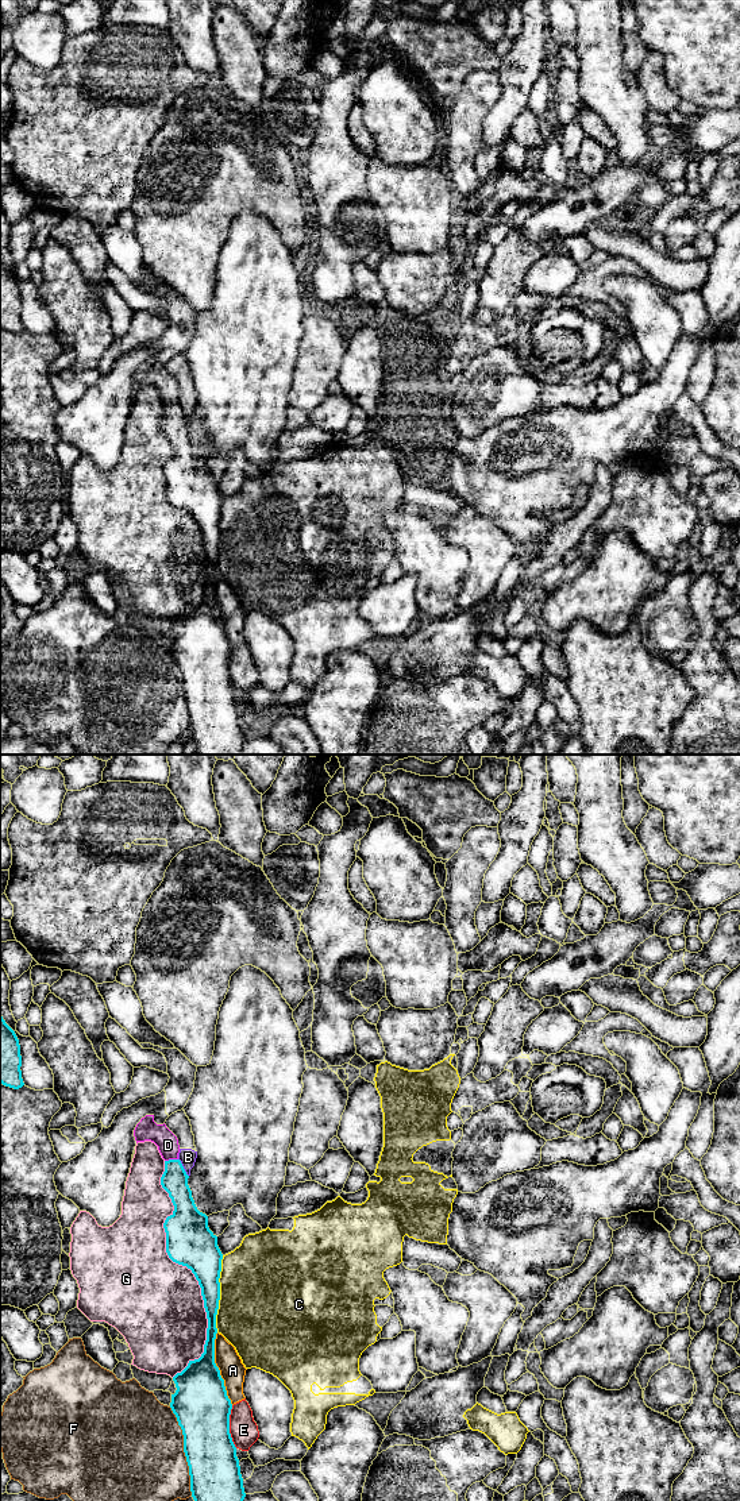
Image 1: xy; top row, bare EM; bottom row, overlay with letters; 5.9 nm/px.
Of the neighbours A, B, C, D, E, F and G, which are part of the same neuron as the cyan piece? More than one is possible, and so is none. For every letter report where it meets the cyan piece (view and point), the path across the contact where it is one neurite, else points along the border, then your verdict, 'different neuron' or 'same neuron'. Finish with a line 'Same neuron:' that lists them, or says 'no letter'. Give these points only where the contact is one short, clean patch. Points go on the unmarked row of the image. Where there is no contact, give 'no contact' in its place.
A: contact xy (218, 613); different neuron
B: contact xy (182, 412); border xy (178, 402), (188, 420); different neuron
C: contact xy (219, 537); different neuron
D: contact xy (170, 404); way xy (174, 424), (170, 404), (168, 389); same neuron
E: contact xy (228, 671); different neuron
F: contact xy (184, 695); different neuron
G: contact xy (188, 512); different neuron
Same neuron: D

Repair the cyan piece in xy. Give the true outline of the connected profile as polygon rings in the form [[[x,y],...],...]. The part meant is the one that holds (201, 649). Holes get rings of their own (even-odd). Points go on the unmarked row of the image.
[[[154,359],[140,363],[134,381],[136,387],[154,386],[165,404],[161,429],[174,449],[163,467],[166,497],[194,518],[208,563],[204,597],[173,621],[177,634],[170,647],[184,679],[192,741],[197,755],[240,755],[246,737],[230,678],[232,648],[215,607],[223,498],[208,471],[208,460],[197,454],[192,441],[189,420],[178,404],[177,381],[165,367],[157,369]]]

